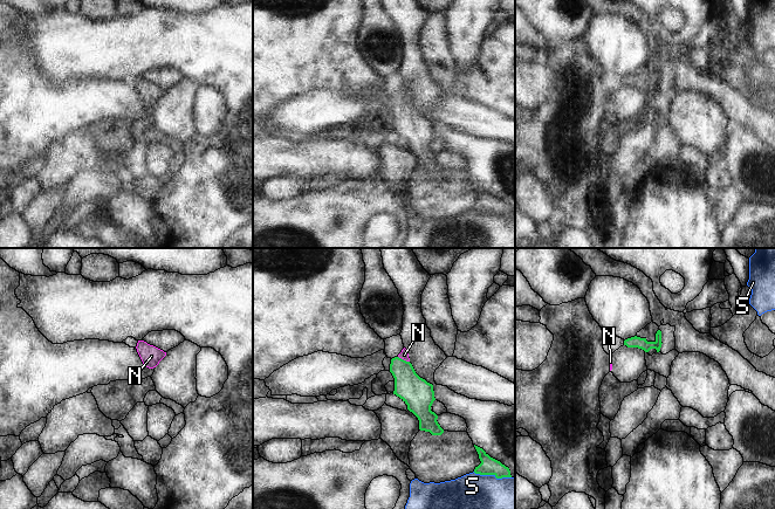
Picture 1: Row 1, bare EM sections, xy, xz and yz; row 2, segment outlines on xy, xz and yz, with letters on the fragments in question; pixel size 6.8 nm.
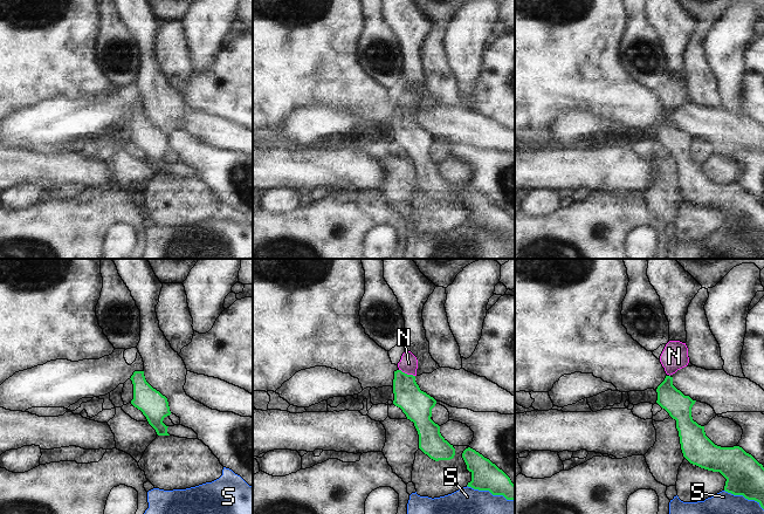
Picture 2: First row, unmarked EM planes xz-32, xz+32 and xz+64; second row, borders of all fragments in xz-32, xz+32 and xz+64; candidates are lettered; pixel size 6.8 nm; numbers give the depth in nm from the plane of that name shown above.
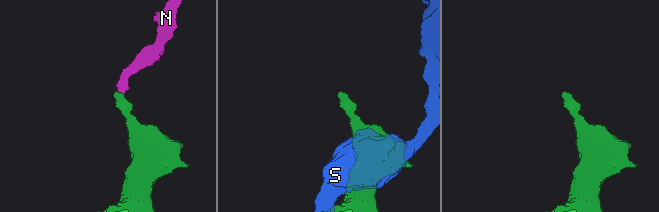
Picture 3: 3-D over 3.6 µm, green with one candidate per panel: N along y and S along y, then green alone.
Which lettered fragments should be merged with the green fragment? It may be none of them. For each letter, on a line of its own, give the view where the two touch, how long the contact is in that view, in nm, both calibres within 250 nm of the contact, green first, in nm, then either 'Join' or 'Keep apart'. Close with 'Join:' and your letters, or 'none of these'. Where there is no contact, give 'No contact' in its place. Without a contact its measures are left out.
N: Touches green in xz. Shared border 90 nm. Thickness 200 nm (green) against 60 nm. Join
S: Touches green in xz. Shared border 260 nm. Thickness 120 nm (green) against 480 nm. Keep apart
Join: N.

